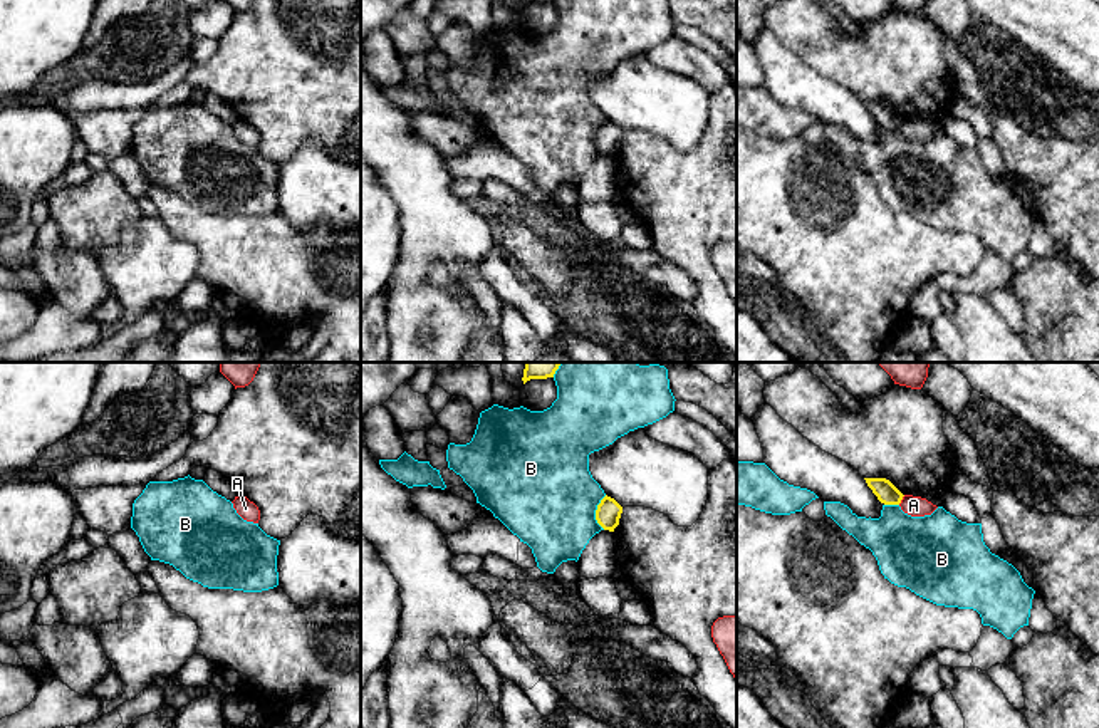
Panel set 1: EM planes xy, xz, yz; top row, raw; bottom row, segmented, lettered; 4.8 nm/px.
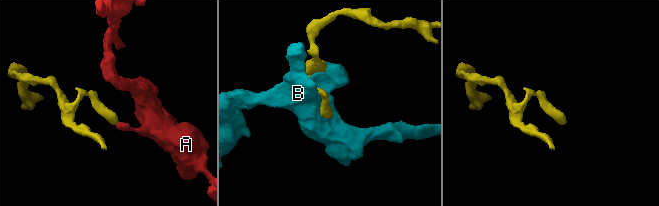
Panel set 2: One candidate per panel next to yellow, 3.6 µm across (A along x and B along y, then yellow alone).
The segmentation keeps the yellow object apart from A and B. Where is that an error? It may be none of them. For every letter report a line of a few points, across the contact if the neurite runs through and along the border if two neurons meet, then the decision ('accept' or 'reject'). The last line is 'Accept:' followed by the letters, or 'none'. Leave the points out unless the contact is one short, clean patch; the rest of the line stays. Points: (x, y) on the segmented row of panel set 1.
A: line yz (905, 495), (898, 504); reject
B: reject
Accept: none

